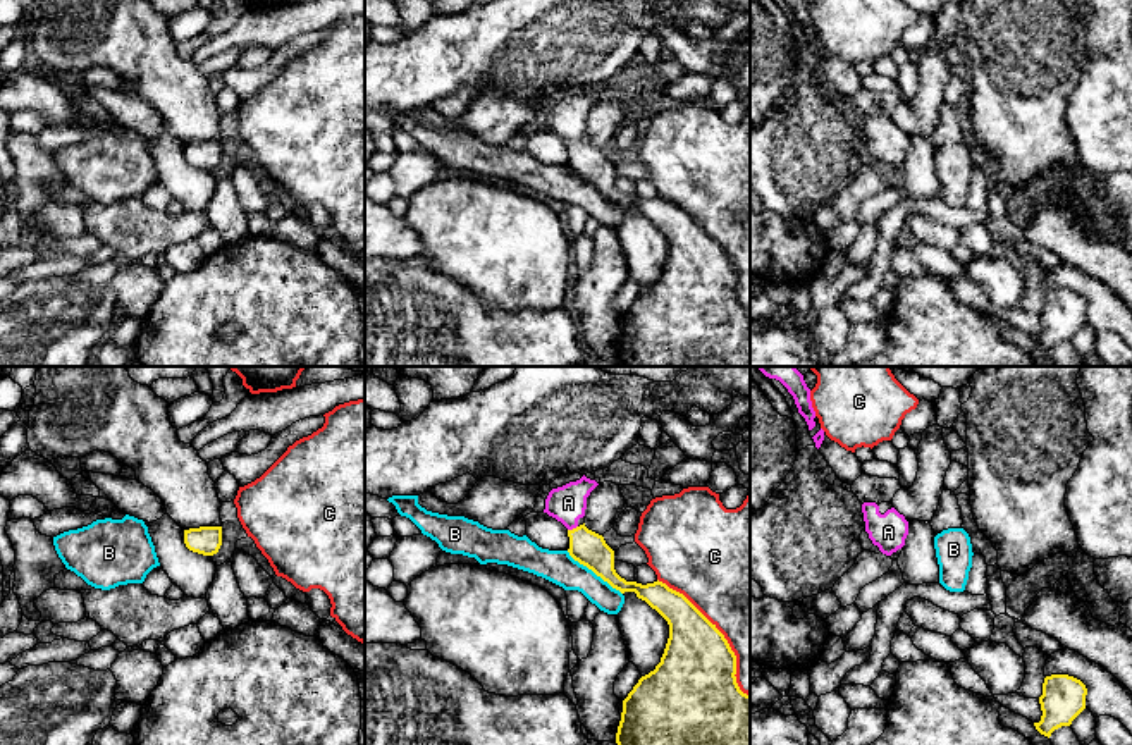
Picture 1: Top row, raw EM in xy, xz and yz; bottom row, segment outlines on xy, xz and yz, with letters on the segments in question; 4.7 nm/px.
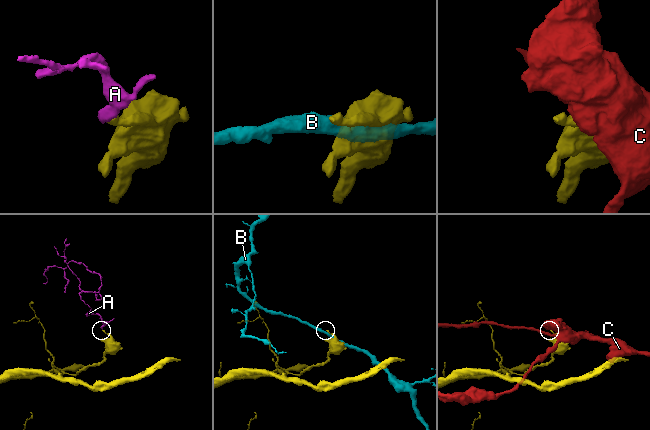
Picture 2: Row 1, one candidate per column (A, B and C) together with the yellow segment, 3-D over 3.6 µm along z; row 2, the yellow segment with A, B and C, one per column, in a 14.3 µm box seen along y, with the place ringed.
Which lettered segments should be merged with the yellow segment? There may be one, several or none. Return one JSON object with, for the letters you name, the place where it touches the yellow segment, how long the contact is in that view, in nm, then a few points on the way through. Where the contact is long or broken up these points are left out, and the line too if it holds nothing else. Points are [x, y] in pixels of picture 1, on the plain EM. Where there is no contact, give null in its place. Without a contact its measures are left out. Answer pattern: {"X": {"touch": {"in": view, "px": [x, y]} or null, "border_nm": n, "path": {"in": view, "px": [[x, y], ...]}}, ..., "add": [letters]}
{"A": {"touch": {"in": "xz", "px": [573, 143]}, "border_nm": 50, "path": {"in": "xz", "px": [[587, 162], [573, 143], [568, 131], [568, 117]]}}, "add": ["A"]}

